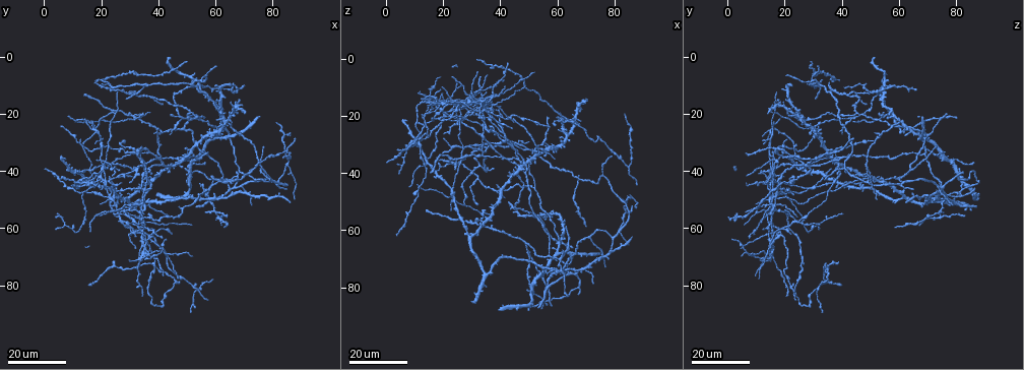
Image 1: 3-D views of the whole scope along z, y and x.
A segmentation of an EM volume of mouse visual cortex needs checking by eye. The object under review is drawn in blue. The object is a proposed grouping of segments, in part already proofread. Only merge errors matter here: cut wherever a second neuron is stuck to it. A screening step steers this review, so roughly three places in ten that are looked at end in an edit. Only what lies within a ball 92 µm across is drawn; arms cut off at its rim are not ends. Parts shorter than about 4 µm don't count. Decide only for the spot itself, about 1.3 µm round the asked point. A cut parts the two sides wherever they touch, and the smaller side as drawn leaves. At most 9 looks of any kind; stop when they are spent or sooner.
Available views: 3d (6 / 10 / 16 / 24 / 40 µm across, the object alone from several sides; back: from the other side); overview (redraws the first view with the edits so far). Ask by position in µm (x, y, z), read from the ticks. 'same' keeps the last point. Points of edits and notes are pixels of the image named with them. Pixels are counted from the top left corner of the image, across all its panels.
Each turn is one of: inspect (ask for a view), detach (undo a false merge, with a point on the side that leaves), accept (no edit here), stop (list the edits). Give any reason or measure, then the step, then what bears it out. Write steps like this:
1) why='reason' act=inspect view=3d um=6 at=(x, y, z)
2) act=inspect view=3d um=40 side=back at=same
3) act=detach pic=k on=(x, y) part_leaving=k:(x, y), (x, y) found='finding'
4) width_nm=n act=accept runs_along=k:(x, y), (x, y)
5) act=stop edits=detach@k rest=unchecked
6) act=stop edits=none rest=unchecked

why='two arms in line, one across' act=inspect view=3d um=16 at=(52, 20, 45)

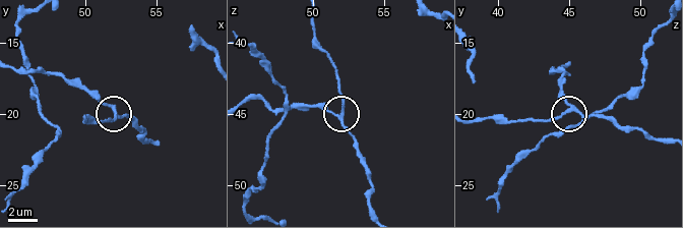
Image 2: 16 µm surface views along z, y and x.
why='closer look' act=inspect view=3d um=10 at=(51.8, 19.6, 45.2)

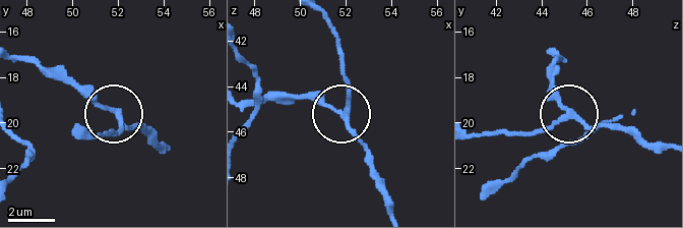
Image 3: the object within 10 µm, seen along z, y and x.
arms=3 act=accept runs_along=3:(665, 149), (571, 115), (509, 136) found='all the same neuron'

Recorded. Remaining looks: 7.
act=inspect view=3d um=24 at=(51, 9, 33)

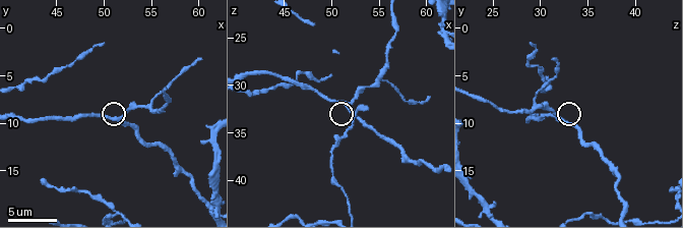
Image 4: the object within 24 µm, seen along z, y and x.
why='closer look' act=inspect view=3d um=6 at=(51.8, 9.4, 32.0)

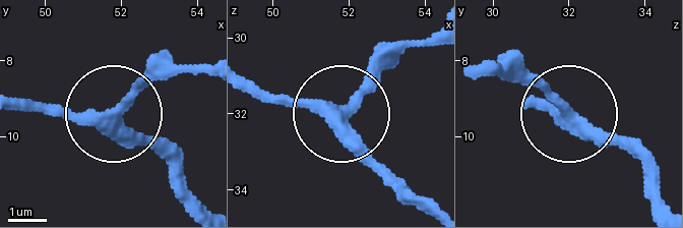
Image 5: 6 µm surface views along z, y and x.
width_nm=310 act=accept runs_along=5:(202, 198), (121, 111), (170, 56) found='all the same neuron'

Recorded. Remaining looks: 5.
why='three arms meet' act=inspect view=3d um=16 at=(37, 33, 21)

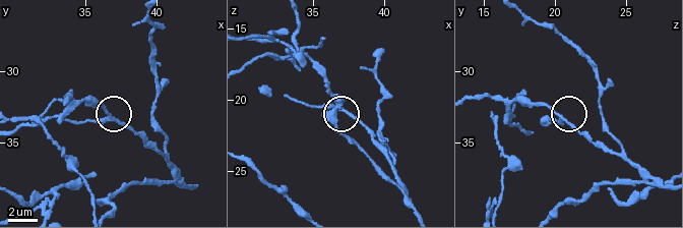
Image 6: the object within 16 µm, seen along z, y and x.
act=inspect view=3d um=6 at=(36.4, 33.2, 20.2)

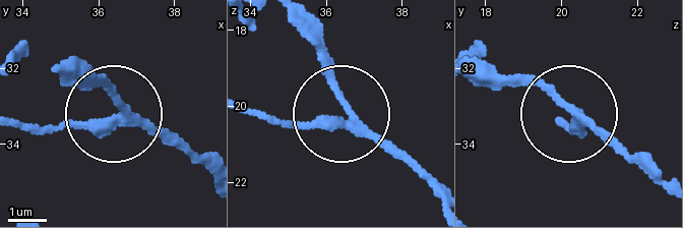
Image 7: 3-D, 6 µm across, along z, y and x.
side_arm_um=6 act=accept runs_along=7:(431, 182), (354, 124), (247, 114) found='continuous, no second neuron'

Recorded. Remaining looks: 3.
why='small branch off a trunk' act=inspect view=3d um=16 at=(42, 37, 26)

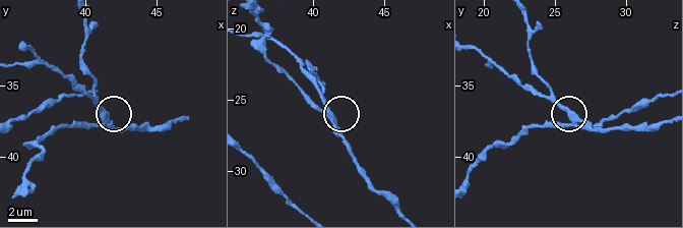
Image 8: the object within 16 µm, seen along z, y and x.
why='closer look' act=inspect view=3d um=6 at=(41.2, 37.4, 26.4)

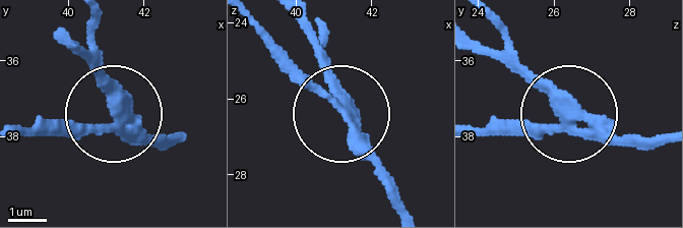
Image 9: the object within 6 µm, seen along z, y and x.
why='other side' act=inspect view=3d um=6 side=back at=(41.25, 37.40, 26.20)

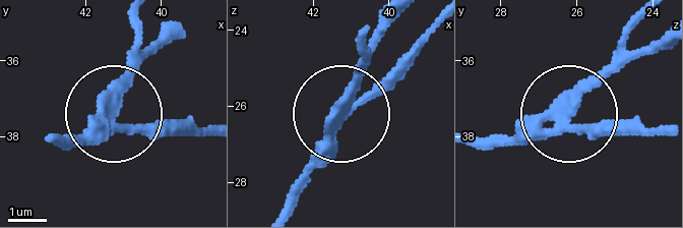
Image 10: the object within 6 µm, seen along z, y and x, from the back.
side_arm_um=35 act=accept runs_along=10:(475, 136), (513, 136), (569, 114), (627, 53) found='all the same neuron'

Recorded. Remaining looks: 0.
act=stop edits=none rest=unchecked

